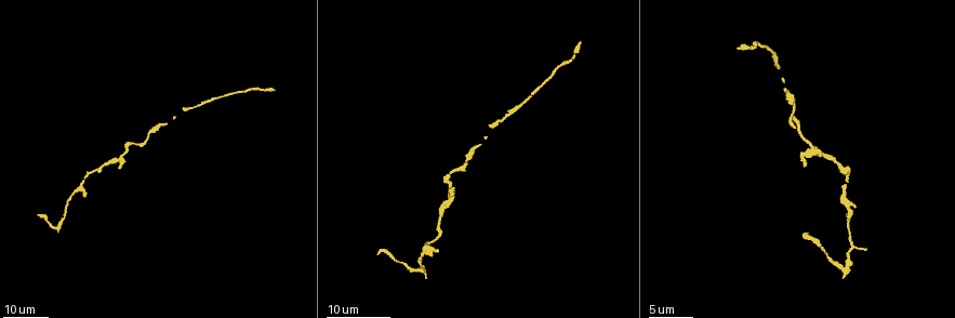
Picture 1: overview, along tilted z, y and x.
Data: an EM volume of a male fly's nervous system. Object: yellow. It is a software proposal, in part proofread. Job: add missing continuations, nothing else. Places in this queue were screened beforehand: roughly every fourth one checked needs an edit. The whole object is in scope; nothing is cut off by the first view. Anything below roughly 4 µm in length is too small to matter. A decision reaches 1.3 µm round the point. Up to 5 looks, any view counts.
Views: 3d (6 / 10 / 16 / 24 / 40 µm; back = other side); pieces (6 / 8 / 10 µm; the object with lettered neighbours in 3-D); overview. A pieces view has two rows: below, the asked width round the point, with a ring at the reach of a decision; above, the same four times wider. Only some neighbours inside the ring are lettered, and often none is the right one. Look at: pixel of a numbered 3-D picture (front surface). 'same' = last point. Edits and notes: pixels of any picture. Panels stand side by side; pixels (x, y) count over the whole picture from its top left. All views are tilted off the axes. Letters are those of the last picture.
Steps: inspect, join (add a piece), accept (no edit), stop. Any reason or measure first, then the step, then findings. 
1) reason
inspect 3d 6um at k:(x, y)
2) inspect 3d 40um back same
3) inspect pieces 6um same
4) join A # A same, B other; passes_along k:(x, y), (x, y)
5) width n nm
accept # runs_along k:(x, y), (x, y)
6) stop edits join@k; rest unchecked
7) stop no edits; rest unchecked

end of a long branch
inspect 3d 24um at 1:(378, 252)

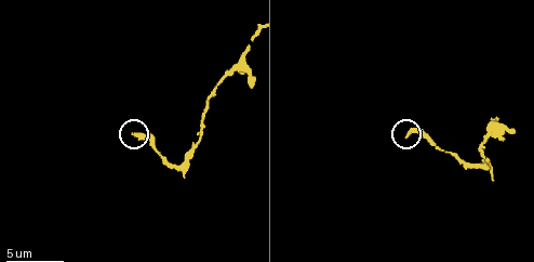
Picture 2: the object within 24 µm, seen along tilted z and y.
what lies round it
inspect pieces 8um at 2:(137, 133)

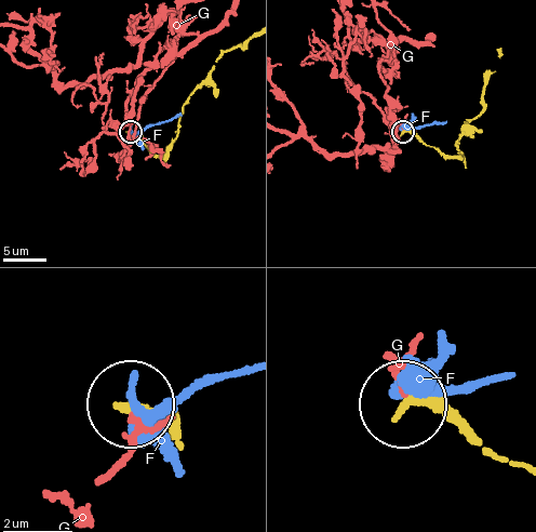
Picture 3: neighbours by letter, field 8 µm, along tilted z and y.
accept # F other, G other; none of them fits

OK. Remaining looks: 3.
branch stops here
inspect pieces 6um at 2:(511, 133)

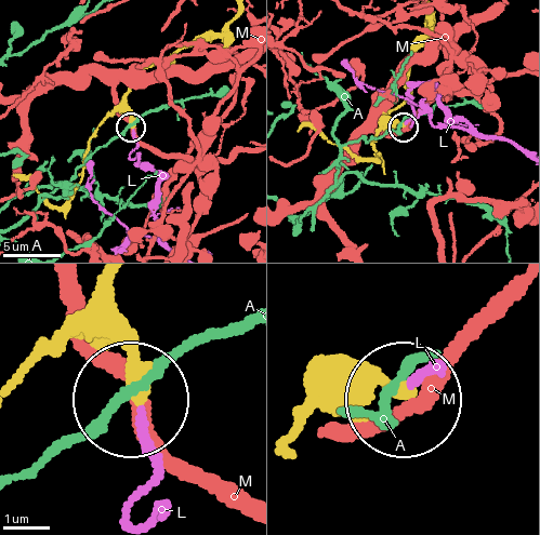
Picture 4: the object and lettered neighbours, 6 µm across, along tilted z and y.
join L # A other, L same, M other; passes_along 4:(347, 364), (415, 387), (432, 374); the cell continues

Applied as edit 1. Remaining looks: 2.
an open end
inspect 3d 24um at 1:(803, 165)

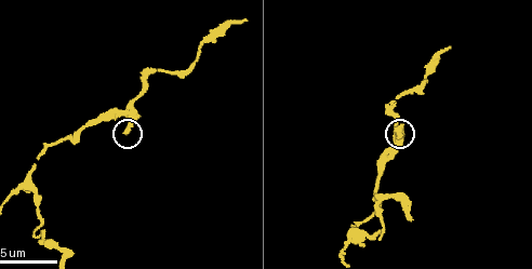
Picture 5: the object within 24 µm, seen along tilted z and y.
inspect pieces 8um at 5:(399, 137)

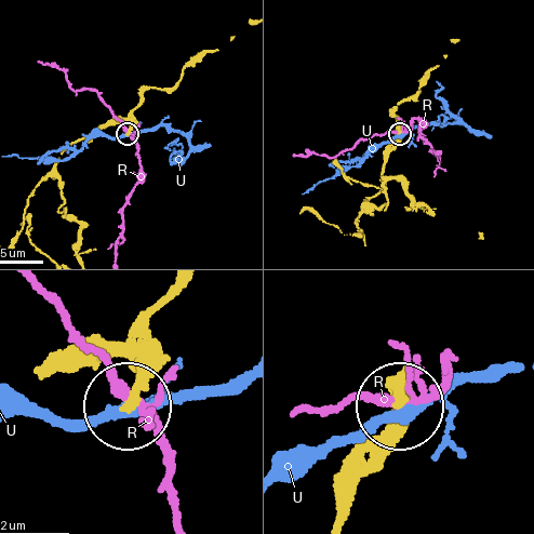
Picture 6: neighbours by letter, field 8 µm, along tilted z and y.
accept # R other, U other; no lettered piece goes on from it

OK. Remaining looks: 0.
stop edits join@4; rest unchecked

